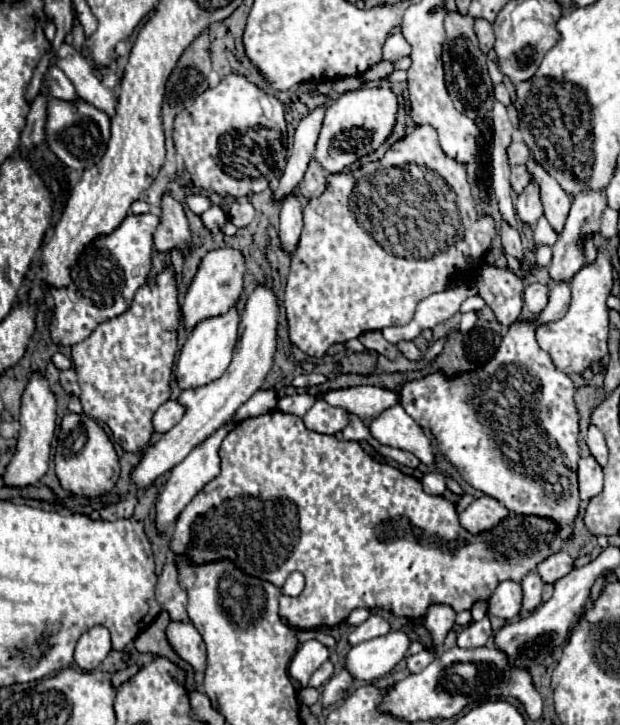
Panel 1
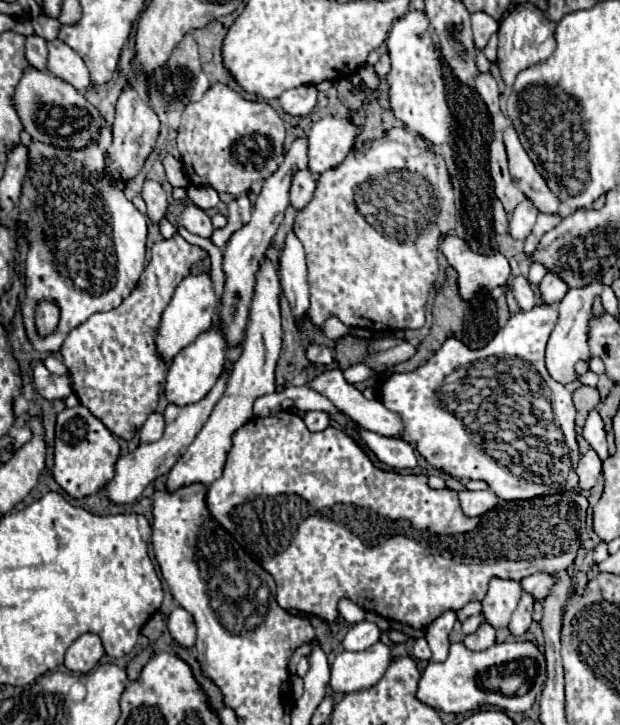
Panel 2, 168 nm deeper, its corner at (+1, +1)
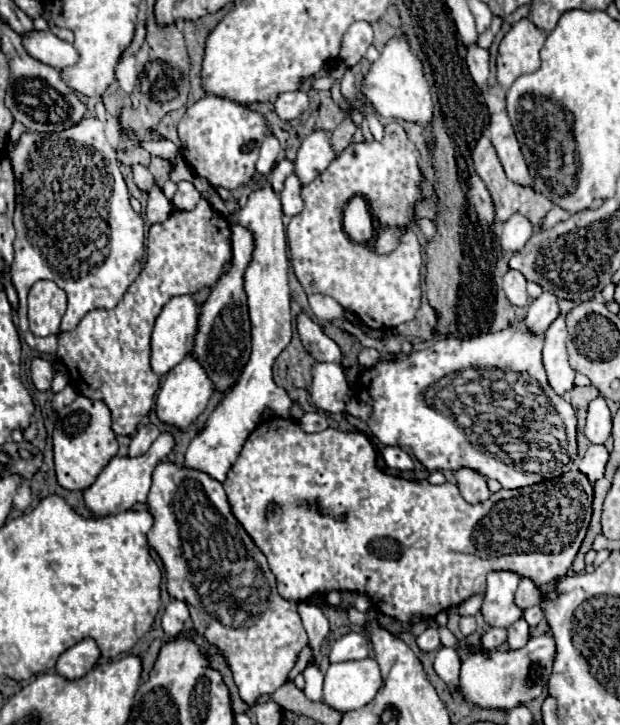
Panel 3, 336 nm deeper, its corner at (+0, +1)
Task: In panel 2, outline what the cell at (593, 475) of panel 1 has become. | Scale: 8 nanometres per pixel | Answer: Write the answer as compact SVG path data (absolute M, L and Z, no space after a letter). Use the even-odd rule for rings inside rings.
M589 449L581 457L581 461L577 465L577 475L579 475L581 491L589 491L595 485L599 473L601 473L601 459L599 459L599 455L593 449Z

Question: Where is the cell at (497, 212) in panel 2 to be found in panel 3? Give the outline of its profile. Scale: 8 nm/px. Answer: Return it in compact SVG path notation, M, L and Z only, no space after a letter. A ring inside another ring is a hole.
M476 175L470 177L468 199L472 201L474 209L478 211L478 217L484 219L486 223L494 225L494 221L496 221L496 217L494 217L494 215L496 215L496 205L494 205L494 201L492 201L492 195L488 193L486 185L482 183L482 179L476 177Z

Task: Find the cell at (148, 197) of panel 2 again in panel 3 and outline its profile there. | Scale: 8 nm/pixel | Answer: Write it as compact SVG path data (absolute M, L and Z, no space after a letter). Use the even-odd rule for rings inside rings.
M134 165L132 171L134 171L134 183L140 187L140 191L150 193L150 189L154 187L154 177L152 177L152 173L150 173L146 167L142 167L142 165Z

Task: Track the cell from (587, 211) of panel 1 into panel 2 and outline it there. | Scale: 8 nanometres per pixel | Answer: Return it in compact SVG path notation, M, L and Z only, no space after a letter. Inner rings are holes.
M551 271L545 275L545 279L541 281L539 285L539 297L541 297L541 303L543 305L555 305L561 301L561 297L565 297L567 293L567 285L557 277L553 275Z

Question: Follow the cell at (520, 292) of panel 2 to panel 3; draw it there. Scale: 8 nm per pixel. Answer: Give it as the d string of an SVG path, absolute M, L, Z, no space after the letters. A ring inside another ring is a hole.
M508 271L504 275L504 293L508 297L508 301L512 305L518 305L518 307L528 307L530 303L530 297L528 297L528 291L526 291L526 279L522 273L518 271Z

